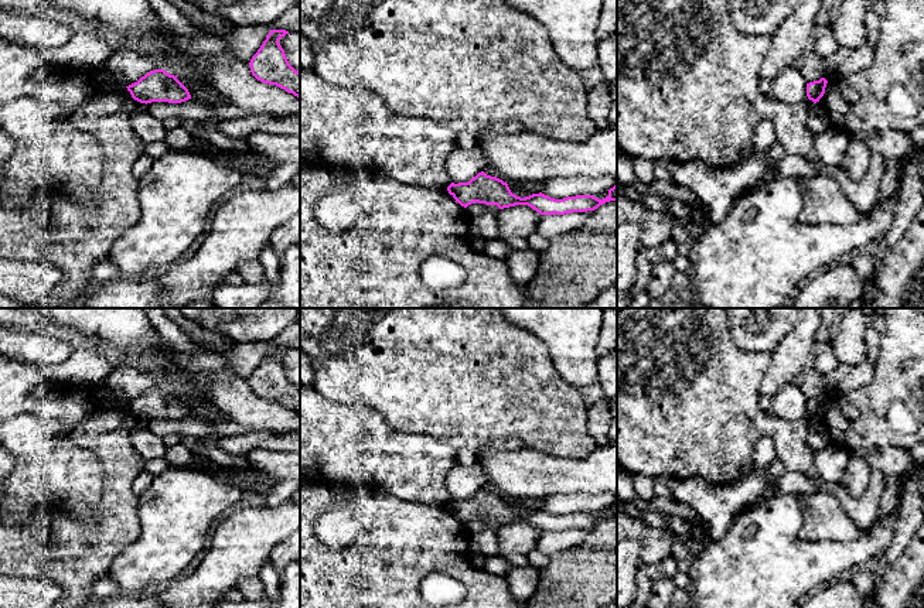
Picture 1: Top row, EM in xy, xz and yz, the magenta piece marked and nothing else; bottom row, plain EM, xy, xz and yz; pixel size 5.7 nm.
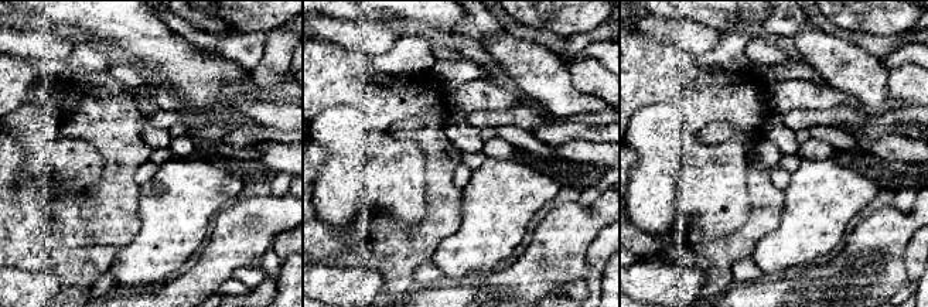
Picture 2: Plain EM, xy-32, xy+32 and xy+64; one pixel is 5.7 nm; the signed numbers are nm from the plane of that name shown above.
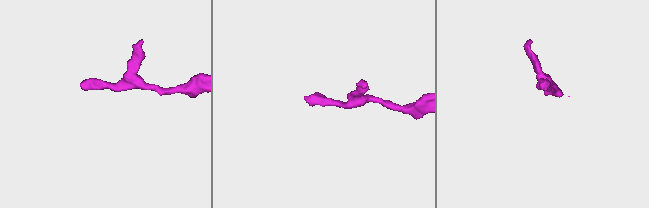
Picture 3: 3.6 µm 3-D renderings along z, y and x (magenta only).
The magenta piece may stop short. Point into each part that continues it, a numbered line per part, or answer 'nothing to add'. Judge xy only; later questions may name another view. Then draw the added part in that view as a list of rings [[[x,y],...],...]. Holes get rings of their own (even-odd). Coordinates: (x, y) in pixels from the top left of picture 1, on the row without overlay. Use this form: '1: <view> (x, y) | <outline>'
nothing to add

